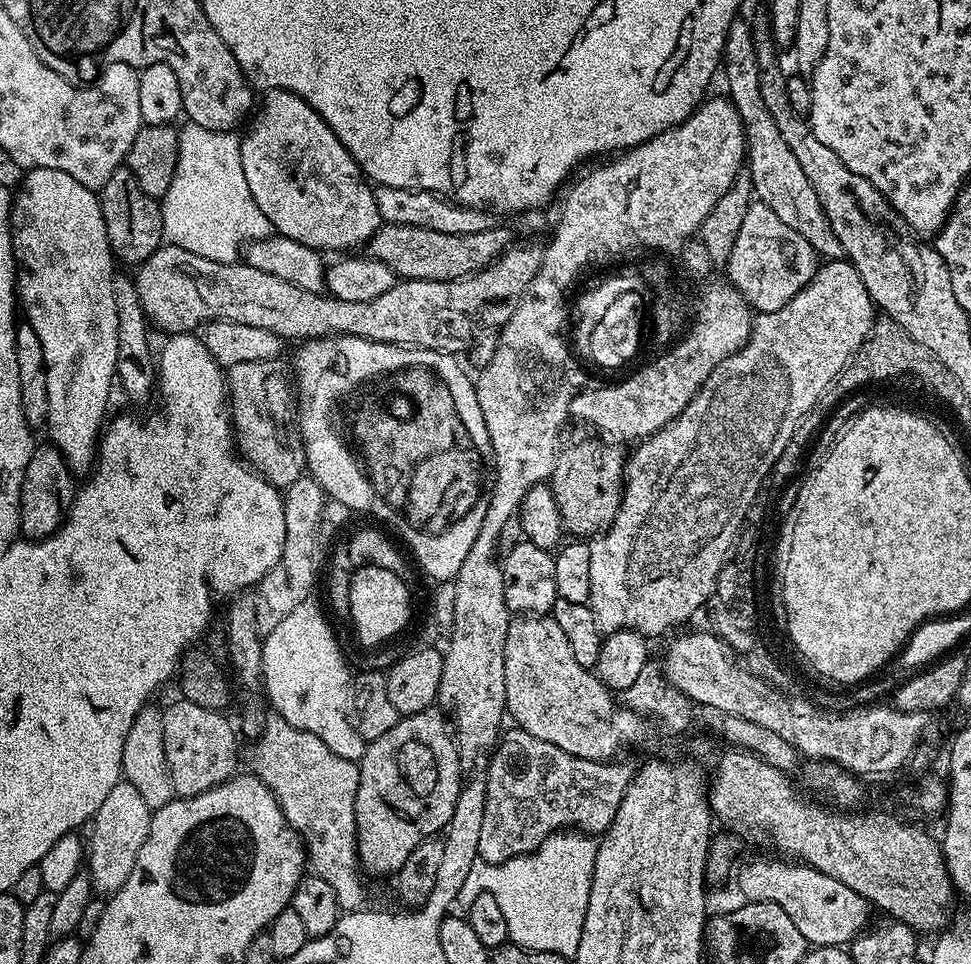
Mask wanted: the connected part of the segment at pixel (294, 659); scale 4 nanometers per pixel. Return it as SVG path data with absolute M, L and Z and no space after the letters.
M310 598L306 602L302 602L302 606L297 606L288 617L282 618L280 625L274 626L274 630L270 630L263 637L263 691L268 692L269 702L276 707L273 708L275 715L286 718L286 722L290 722L290 726L294 726L298 730L306 730L310 734L322 738L322 742L326 742L326 746L330 746L330 750L334 750L334 754L347 760L359 761L365 750L366 742L348 721L348 701L352 695L354 672L353 669L348 669L348 664L344 661L344 652L340 649L340 644L336 641L336 636L332 633L332 628L328 625L324 614L326 615L325 609L320 609L315 604L315 599Z

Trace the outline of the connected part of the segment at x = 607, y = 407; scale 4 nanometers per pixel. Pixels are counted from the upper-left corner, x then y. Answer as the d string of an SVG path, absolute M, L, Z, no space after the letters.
M728 283L727 285L713 285L713 288L709 289L705 295L704 308L701 308L700 319L701 324L697 325L696 330L691 333L692 339L682 342L680 347L675 347L671 354L661 355L660 363L647 368L647 371L636 372L635 379L628 374L623 377L621 384L608 384L605 388L589 386L583 392L579 392L568 407L571 419L573 421L585 420L590 427L597 428L601 432L597 432L601 437L607 437L612 442L624 442L620 440L643 442L658 430L666 427L674 418L678 418L678 414L682 414L682 410L686 410L688 403L696 397L696 392L706 382L708 375L726 357L733 356L736 351L744 347L744 343L752 333L754 312L743 294Z

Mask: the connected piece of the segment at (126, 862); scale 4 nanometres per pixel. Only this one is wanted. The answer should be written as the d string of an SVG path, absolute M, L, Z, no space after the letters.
M118 783L114 790L110 790L110 794L106 794L102 806L98 806L90 821L92 841L89 839L86 844L86 871L97 893L114 893L122 886L122 882L126 882L126 878L130 878L130 870L134 870L134 858L138 850L142 850L142 842L146 842L152 814L147 795L139 792L133 784Z

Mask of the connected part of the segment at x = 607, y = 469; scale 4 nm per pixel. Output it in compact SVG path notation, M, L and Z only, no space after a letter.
M603 439L584 440L581 444L572 444L568 449L556 457L556 465L550 477L550 487L554 494L554 502L558 504L558 510L562 514L565 533L574 535L576 538L592 538L608 529L612 520L620 509L620 499L624 497L624 486L626 483L626 452L624 456L623 447Z

